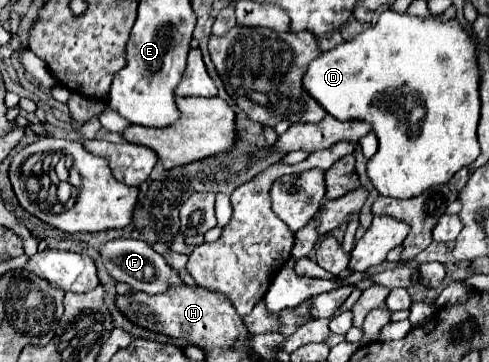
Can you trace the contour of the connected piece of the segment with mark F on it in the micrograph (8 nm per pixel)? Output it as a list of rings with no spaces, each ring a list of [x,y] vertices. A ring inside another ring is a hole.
[[[113,239],[109,243],[105,243],[101,249],[101,255],[105,259],[107,271],[123,283],[129,283],[135,291],[145,291],[145,293],[167,293],[169,289],[175,289],[179,285],[183,285],[183,279],[179,275],[179,271],[175,271],[163,255],[159,255],[149,243],[139,241],[139,239]]]

